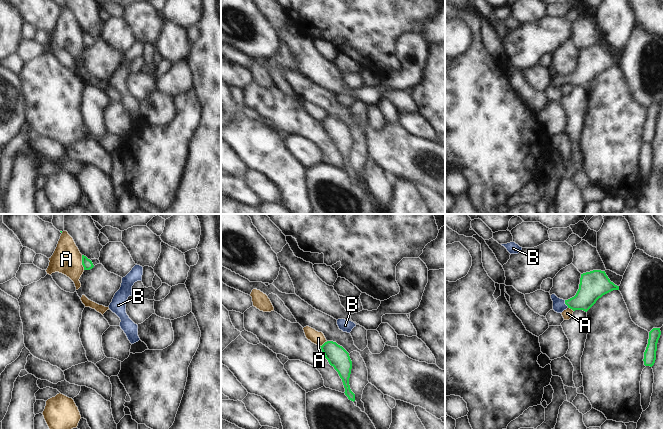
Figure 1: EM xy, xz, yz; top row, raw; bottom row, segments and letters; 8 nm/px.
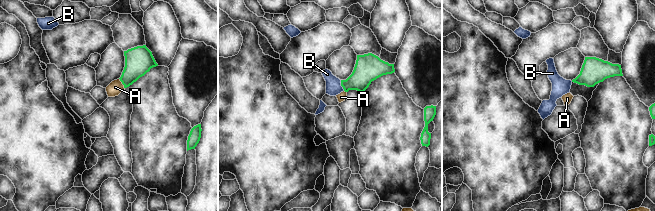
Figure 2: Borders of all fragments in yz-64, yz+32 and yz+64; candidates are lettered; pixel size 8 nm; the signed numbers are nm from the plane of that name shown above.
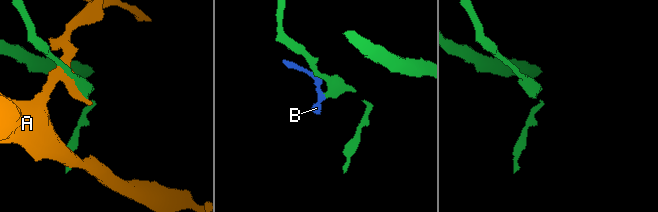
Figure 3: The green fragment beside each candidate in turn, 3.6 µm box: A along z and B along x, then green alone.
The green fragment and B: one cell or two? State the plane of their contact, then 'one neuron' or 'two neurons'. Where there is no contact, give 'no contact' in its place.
yz | one neuron

